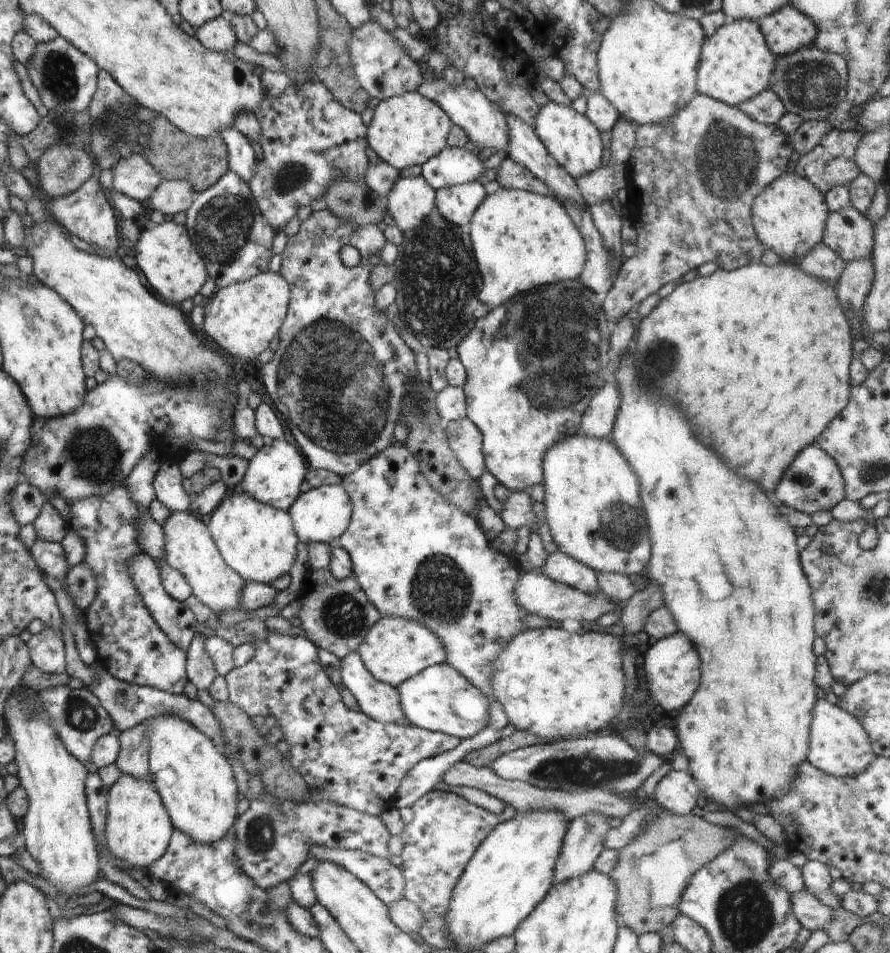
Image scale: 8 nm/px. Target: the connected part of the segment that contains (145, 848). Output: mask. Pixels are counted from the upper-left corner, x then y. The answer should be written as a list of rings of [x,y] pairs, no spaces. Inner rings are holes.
[[[122,773],[120,780],[114,782],[114,786],[109,788],[107,818],[106,818],[106,848],[110,856],[116,862],[124,862],[130,868],[148,868],[160,859],[166,852],[173,832],[173,825],[170,821],[168,812],[158,795],[158,792],[151,780],[138,780],[137,777],[128,776]]]

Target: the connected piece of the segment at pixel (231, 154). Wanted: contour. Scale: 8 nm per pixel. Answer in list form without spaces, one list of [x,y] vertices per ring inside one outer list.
[[[232,125],[222,128],[220,136],[226,142],[228,152],[229,170],[232,170],[242,182],[250,182],[256,166],[258,166],[256,152],[252,148],[247,136],[241,134]]]

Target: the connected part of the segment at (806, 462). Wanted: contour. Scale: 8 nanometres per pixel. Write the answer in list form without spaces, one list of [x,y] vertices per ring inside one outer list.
[[[817,444],[804,448],[794,456],[792,464],[784,468],[784,474],[776,484],[774,492],[782,505],[808,515],[819,511],[830,511],[846,497],[844,480],[836,462]]]

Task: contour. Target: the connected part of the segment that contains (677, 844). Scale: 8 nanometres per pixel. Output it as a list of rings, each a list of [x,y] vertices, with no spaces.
[[[660,808],[658,818],[624,848],[618,850],[616,866],[610,880],[616,884],[616,915],[618,922],[630,928],[637,937],[647,933],[662,934],[671,927],[678,914],[678,904],[690,878],[708,862],[734,844],[731,828],[715,826],[703,820],[700,813],[685,816]]]

